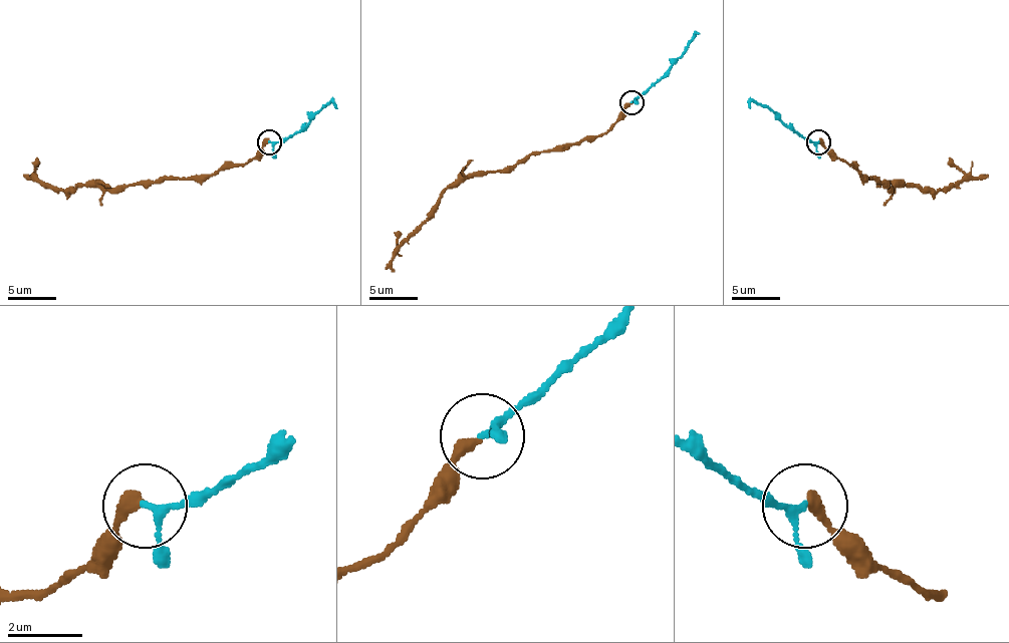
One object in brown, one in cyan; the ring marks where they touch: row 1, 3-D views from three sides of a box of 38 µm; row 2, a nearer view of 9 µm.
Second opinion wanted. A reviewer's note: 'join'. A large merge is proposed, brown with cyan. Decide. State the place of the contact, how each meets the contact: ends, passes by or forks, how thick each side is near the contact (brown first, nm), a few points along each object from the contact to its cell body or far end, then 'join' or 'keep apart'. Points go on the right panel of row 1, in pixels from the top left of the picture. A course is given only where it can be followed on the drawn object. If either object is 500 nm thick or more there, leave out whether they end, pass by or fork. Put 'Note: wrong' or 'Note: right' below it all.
at (818, 141); brown ends there; cyan passes by; 340 nm thick on the brown side, 170 nm on the other; brown runs (819, 142), (862, 177), (887, 184), (892, 189), (911, 186), (950, 191), (967, 179), (988, 174); cyan runs (819, 142), (807, 142), (761, 104), (752, 101), (749, 108); join
Note: right

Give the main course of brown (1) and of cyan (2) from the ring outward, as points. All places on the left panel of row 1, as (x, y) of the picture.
1: (270, 142), (241, 165), (222, 167), (203, 177), (53, 191), (29, 177), (31, 174)
2: (270, 142), (284, 142), (330, 101), (337, 108)

